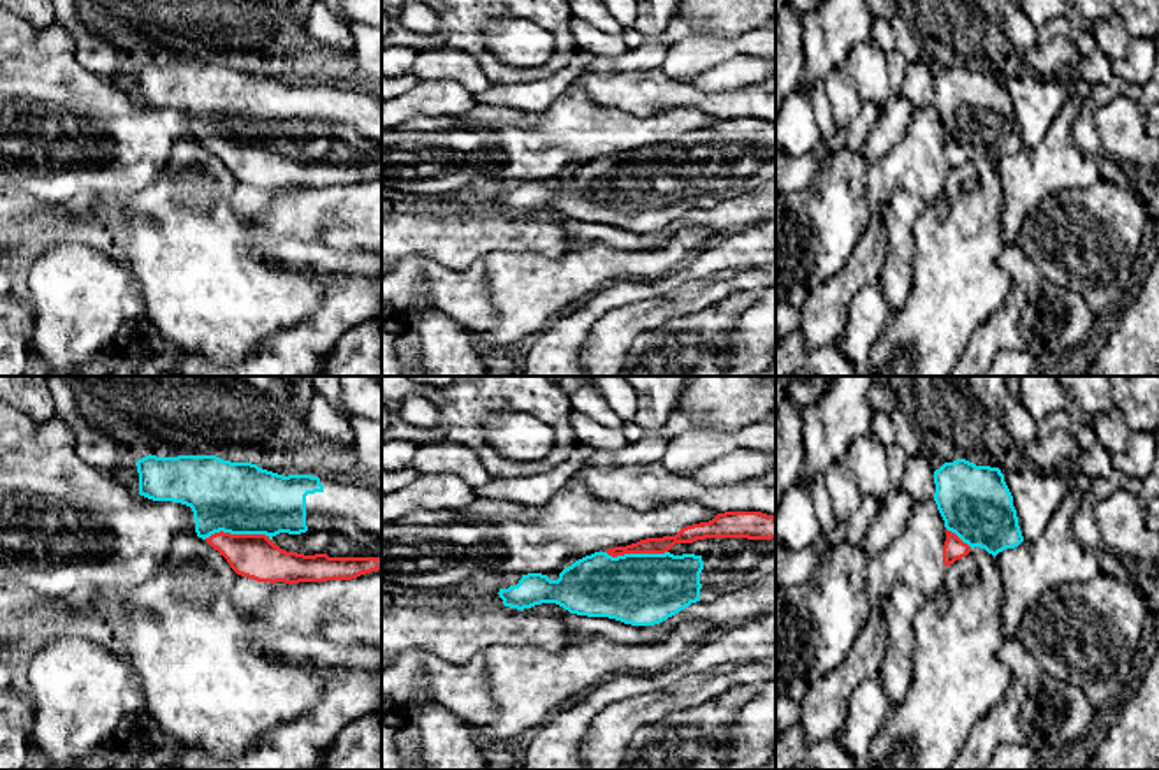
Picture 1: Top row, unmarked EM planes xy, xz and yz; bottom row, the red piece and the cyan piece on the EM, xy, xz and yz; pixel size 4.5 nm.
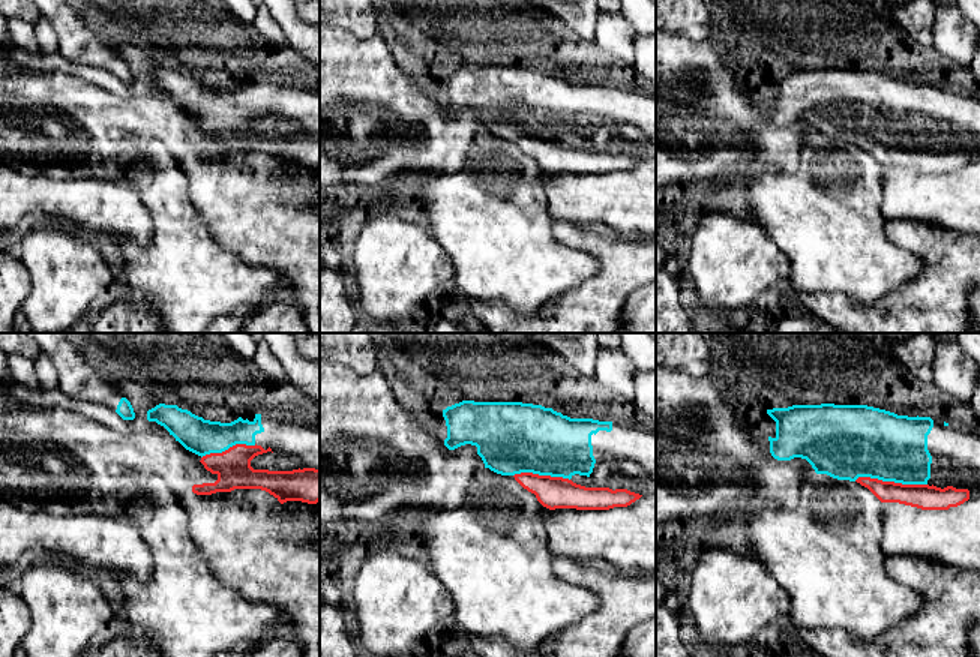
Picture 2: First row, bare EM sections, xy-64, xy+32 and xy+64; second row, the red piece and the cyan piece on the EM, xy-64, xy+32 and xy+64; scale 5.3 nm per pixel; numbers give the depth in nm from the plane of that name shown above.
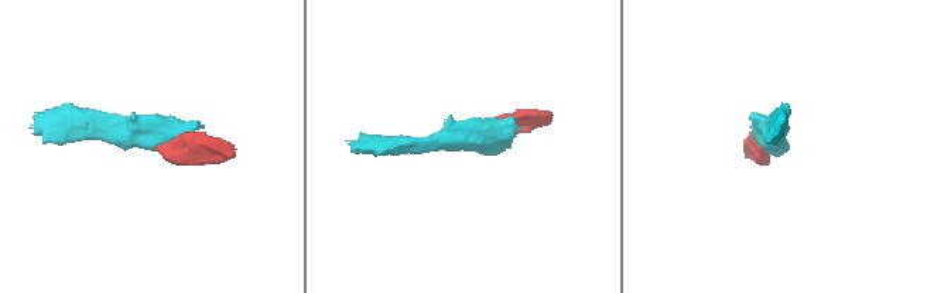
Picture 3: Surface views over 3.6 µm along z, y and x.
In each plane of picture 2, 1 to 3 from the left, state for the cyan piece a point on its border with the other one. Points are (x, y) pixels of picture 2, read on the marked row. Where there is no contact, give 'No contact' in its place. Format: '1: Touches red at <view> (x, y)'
1: Touches red at xy-64 (230, 447)
2: Touches red at xy+32 (542, 476)
3: Touches red at xy+64 (890, 482)

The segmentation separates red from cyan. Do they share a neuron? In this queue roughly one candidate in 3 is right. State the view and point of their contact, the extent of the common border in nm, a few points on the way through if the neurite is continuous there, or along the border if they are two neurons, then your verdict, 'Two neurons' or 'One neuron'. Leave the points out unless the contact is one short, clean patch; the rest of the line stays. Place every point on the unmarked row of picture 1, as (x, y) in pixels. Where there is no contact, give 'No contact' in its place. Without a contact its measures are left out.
Touches red at xy (238, 141). Shared border 320 nm. Path across: xy (255, 162), (238, 141), (240, 104). One neuron

